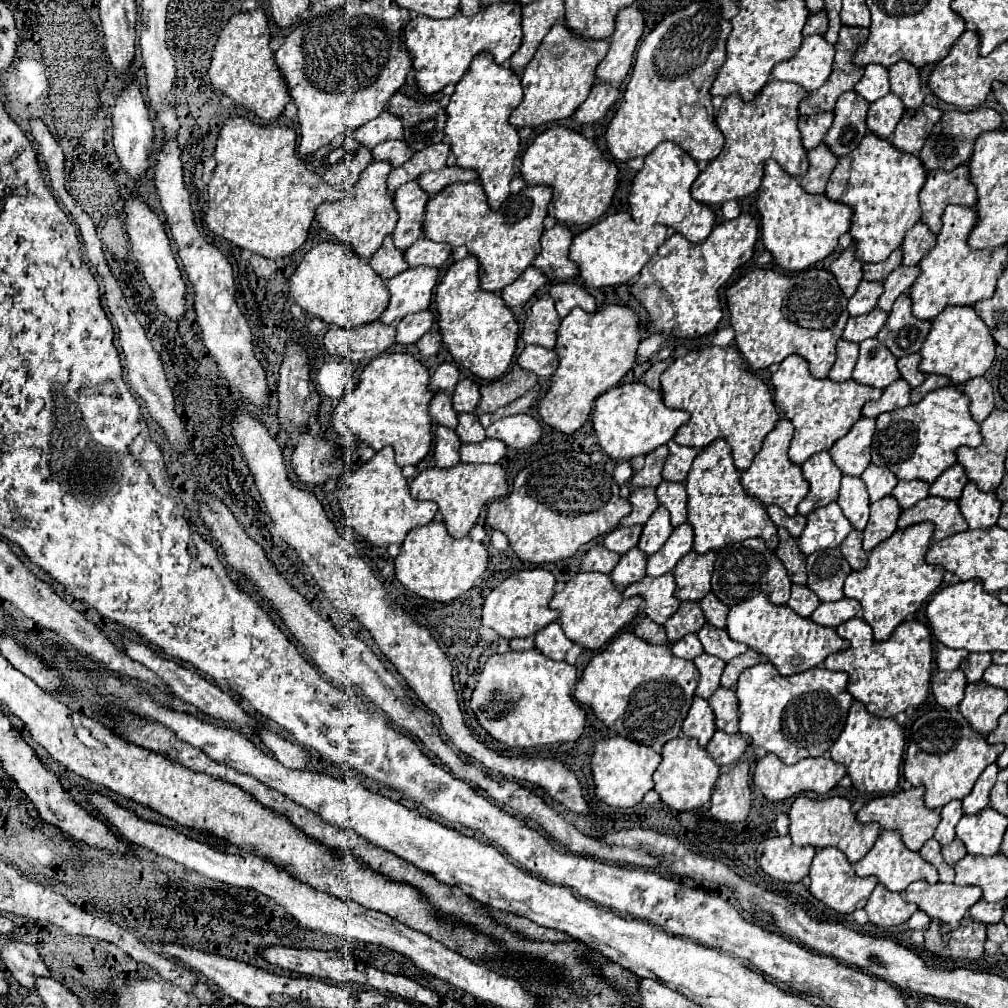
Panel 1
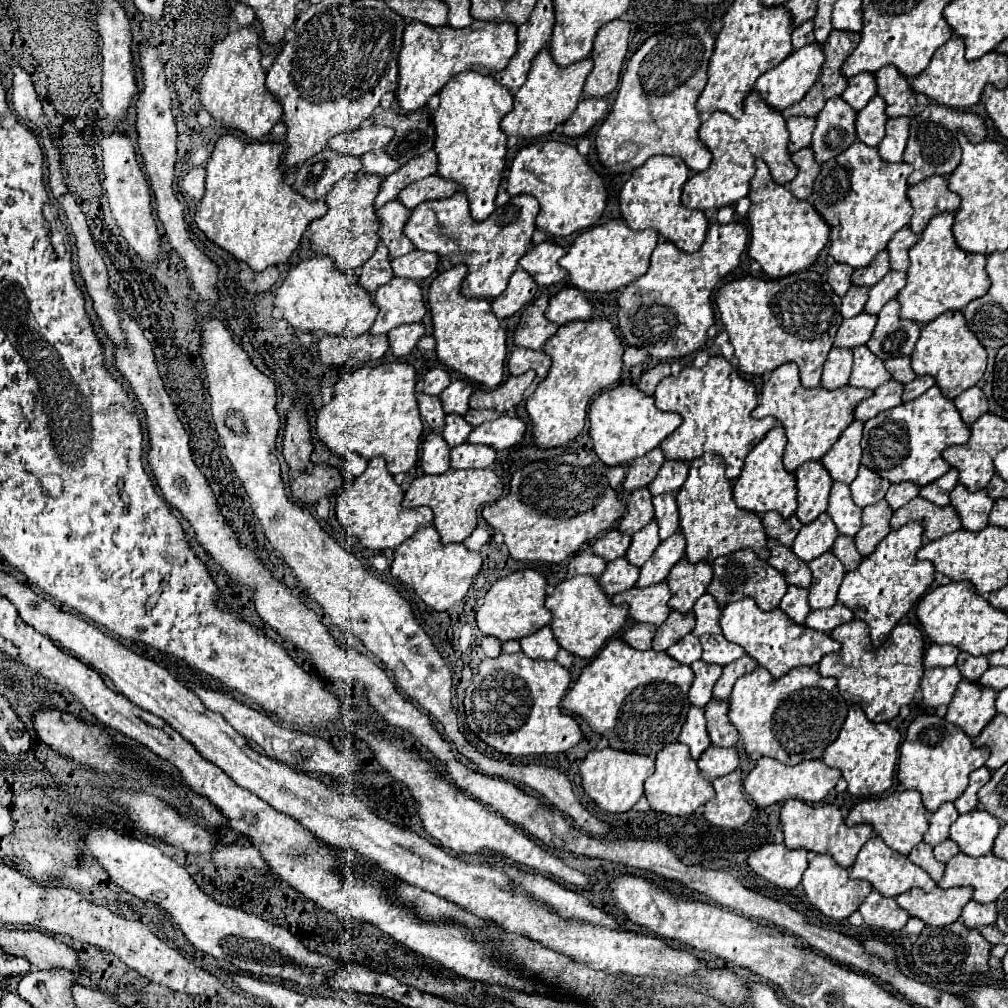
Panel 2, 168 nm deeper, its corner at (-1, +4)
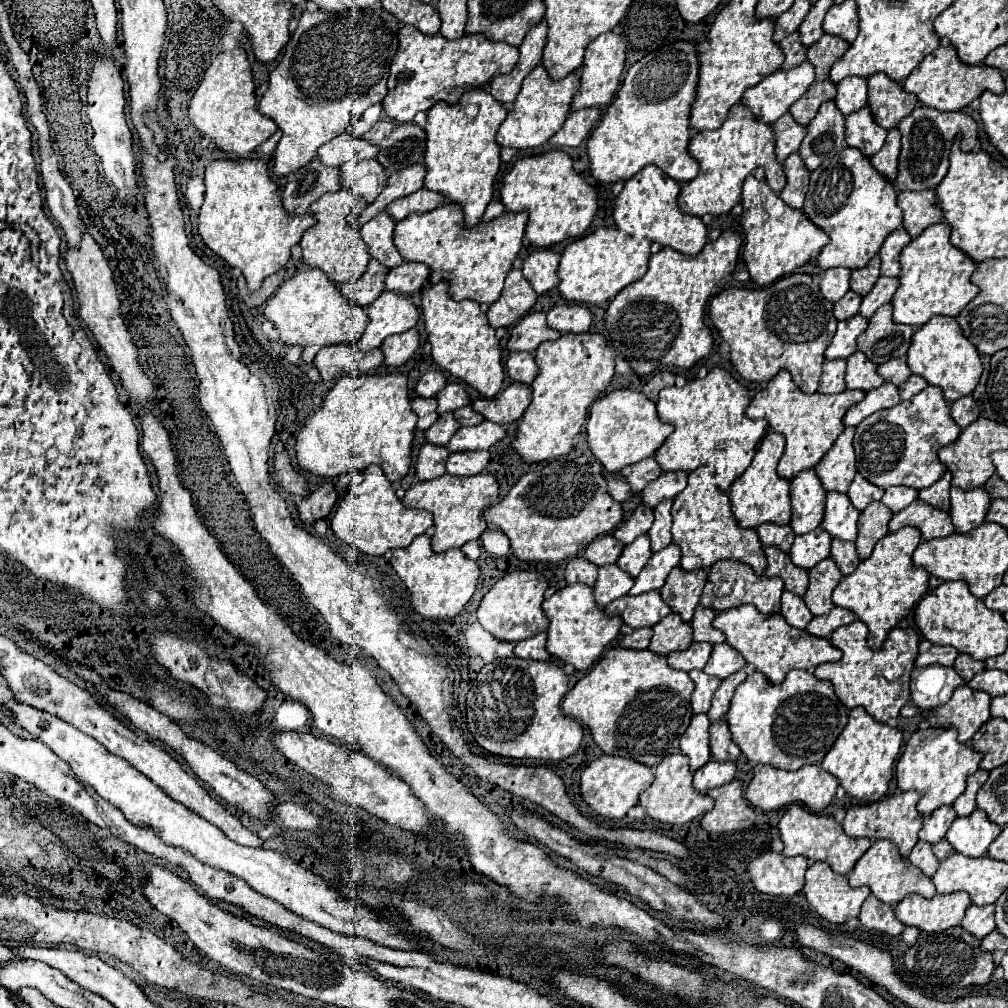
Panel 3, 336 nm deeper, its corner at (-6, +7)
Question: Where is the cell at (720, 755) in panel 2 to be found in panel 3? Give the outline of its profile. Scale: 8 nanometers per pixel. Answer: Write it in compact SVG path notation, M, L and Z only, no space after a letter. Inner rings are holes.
M709 760L703 768L699 768L693 776L693 788L701 794L705 794L711 788L719 788L723 784L729 784L735 778L735 764L731 762L715 762Z

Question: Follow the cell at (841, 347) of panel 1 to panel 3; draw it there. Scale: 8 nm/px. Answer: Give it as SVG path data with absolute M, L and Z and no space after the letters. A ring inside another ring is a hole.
M825 360L817 392L837 394L845 390L845 360Z

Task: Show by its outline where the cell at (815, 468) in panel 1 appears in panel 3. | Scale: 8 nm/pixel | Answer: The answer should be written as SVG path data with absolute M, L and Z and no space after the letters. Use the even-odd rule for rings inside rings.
M805 470L791 480L791 522L793 532L807 534L815 530L823 520L825 508L825 490L821 480L815 476L815 470Z

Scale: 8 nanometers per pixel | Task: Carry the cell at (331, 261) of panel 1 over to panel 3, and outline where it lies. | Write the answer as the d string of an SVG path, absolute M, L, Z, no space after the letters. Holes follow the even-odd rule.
M309 268L295 274L281 284L277 294L273 294L265 304L267 320L279 330L279 340L289 346L333 346L333 344L355 344L367 326L367 312L363 308L351 306L343 298L341 290L319 270Z

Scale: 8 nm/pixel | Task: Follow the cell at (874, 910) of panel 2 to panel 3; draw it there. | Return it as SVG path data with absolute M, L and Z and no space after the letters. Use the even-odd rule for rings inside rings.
M869 896L863 902L859 922L869 930L877 930L889 936L899 936L905 930L905 926L897 920L893 906L875 900L875 896Z

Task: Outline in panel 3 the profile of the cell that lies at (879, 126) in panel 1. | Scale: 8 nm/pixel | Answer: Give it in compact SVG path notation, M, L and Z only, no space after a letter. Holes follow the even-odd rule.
M865 106L845 118L845 142L863 152L863 156L875 156L887 138L887 130L879 128L871 118L871 110Z

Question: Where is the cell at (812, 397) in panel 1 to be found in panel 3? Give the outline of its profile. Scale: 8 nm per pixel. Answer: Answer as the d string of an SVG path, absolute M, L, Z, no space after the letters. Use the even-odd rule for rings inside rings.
M781 370L765 388L765 392L755 394L751 404L747 406L749 418L765 418L769 428L773 432L779 432L785 436L785 454L779 460L777 474L781 478L795 478L799 472L815 468L819 460L827 454L827 450L833 446L837 436L843 432L843 416L845 412L861 402L865 398L859 390L845 390L839 394L803 394L795 382L791 380L791 374L787 370Z

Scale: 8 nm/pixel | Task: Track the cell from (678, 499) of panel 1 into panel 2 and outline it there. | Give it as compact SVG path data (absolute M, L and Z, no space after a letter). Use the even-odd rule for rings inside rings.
M662 493L656 495L652 501L656 513L654 517L658 519L660 525L660 539L664 541L672 533L678 531L678 503L676 503L676 493Z

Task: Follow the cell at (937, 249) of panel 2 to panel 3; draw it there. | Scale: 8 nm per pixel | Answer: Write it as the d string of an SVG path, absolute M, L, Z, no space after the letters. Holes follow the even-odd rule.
M945 222L933 224L921 236L911 240L901 256L899 288L893 294L893 322L907 324L913 328L923 326L931 316L959 316L959 312L975 298L979 288L971 284L971 274L975 272L975 262L967 254L959 252L949 240L949 228Z

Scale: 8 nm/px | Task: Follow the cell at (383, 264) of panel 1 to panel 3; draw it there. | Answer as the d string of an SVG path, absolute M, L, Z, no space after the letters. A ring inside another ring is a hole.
M369 260L367 272L361 278L357 278L357 280L345 282L341 286L341 292L353 306L367 308L383 292L385 276L387 276L387 268L383 268L377 260Z

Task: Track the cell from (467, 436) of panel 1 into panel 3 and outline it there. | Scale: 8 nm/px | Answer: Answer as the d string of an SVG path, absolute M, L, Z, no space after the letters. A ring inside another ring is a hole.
M451 412L441 414L441 416L435 420L435 424L433 424L429 430L425 430L425 442L437 444L437 446L447 444L447 440L451 440L451 436L453 436L457 430L459 430L459 422L453 418L453 414L451 414Z

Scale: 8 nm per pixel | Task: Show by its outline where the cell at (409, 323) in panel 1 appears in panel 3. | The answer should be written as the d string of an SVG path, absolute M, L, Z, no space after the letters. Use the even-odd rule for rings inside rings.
M415 328L403 332L399 336L389 336L379 346L385 356L383 364L393 366L393 368L403 366L411 358L411 354L417 350L417 346L419 346L419 332Z

